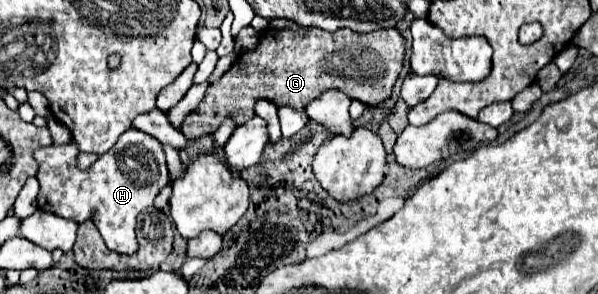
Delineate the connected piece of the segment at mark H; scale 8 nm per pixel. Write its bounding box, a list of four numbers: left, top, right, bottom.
[35,128,169,254]

